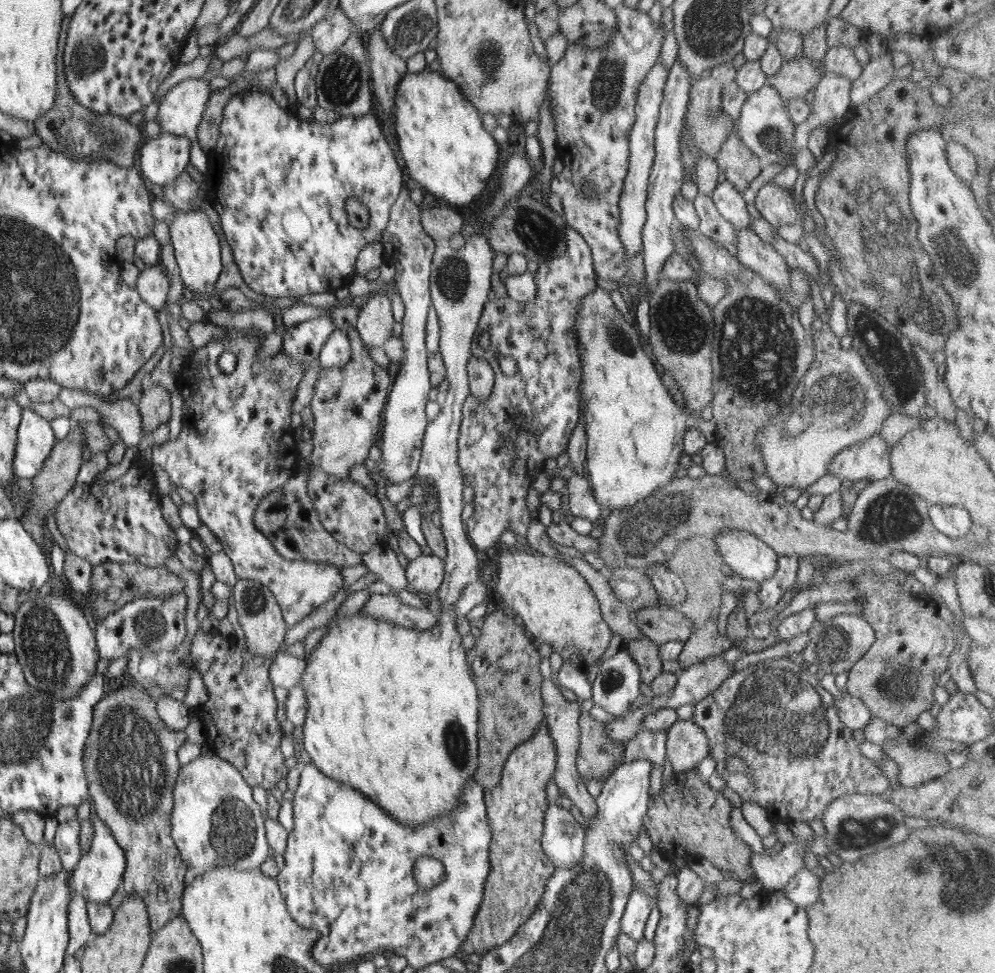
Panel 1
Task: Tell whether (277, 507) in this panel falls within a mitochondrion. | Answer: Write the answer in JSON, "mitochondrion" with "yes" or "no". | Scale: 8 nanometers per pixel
{"mitochondrion":"no"}

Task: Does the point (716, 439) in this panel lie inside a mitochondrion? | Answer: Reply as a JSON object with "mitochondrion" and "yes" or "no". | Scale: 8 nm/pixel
{"mitochondrion":"no"}

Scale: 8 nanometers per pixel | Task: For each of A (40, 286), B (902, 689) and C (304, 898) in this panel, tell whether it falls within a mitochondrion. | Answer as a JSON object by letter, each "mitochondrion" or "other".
{"A":"mitochondrion","B":"mitochondrion","C":"other"}

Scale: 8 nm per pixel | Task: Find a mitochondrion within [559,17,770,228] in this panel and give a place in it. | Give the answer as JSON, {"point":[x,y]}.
{"point":[607,88]}

